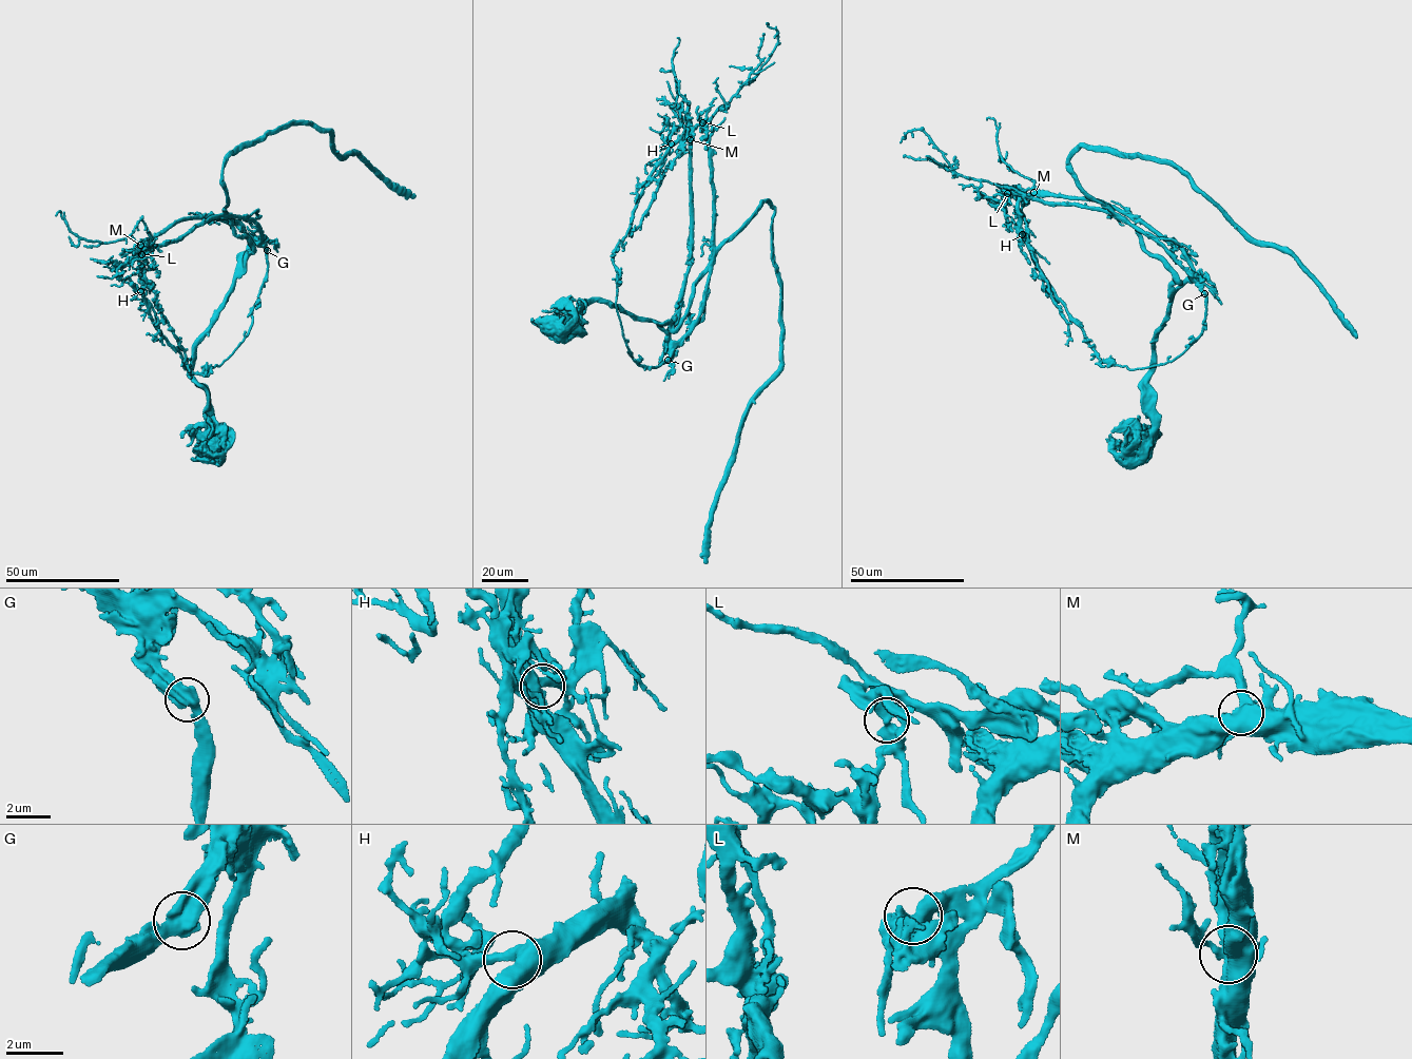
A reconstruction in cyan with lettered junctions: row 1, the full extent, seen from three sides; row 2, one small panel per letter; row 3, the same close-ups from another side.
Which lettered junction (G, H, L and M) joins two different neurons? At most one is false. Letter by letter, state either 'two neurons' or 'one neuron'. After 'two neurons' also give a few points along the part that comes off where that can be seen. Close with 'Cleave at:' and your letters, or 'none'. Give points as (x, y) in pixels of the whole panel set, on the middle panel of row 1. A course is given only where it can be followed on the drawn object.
G: one neuron
H: one neuron
L: one neuron
M: one neuron
Cleave at: none

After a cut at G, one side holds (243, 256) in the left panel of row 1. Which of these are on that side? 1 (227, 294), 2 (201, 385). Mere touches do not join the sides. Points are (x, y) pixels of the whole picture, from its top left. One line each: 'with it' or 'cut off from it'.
1: with it
2: with it

